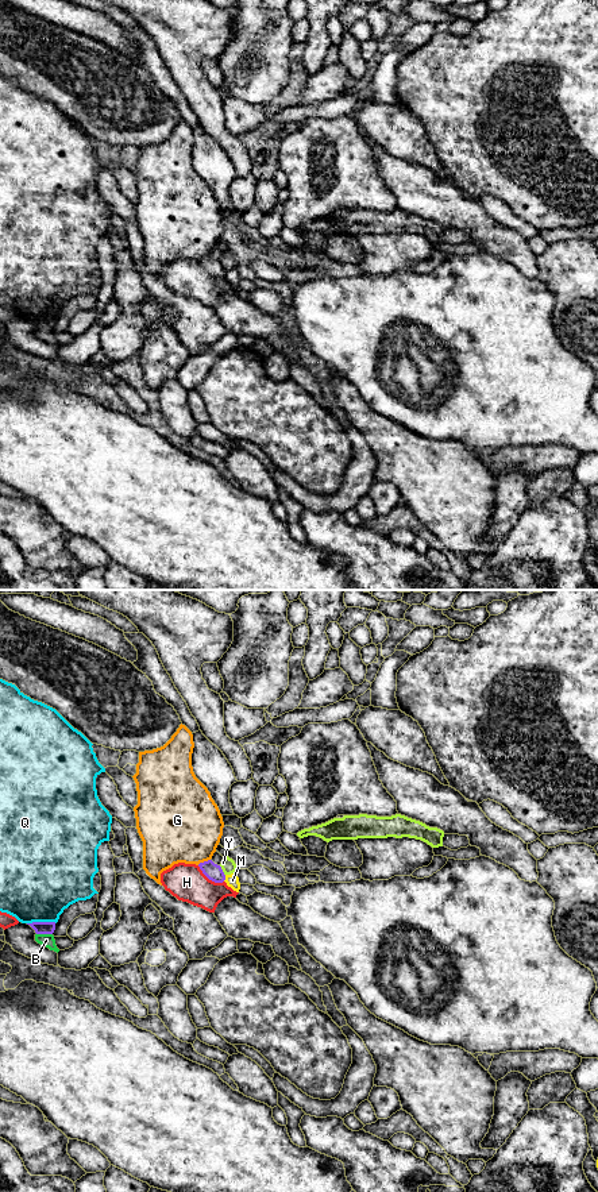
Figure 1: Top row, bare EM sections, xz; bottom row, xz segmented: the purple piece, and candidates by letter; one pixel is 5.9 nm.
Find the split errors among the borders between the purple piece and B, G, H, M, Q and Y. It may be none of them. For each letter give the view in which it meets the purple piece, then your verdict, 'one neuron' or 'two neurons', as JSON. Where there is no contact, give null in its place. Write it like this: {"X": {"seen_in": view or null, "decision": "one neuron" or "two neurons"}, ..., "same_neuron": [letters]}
{"B": {"seen_in": "xz", "decision": "two neurons"}, "G": {"seen_in": "xz", "decision": "two neurons"}, "H": {"seen_in": "xz", "decision": "two neurons"}, "M": {"seen_in": "xz", "decision": "two neurons"}, "Q": {"seen_in": "xz", "decision": "two neurons"}, "Y": {"seen_in": "xz", "decision": "two neurons"}, "same_neuron": []}

